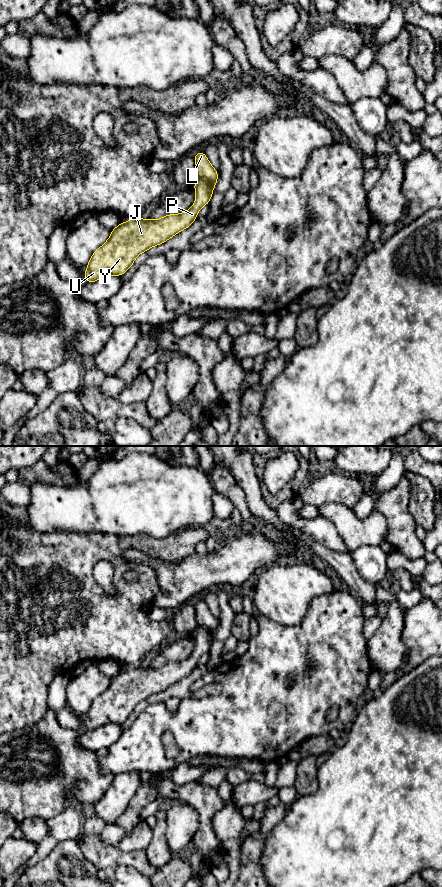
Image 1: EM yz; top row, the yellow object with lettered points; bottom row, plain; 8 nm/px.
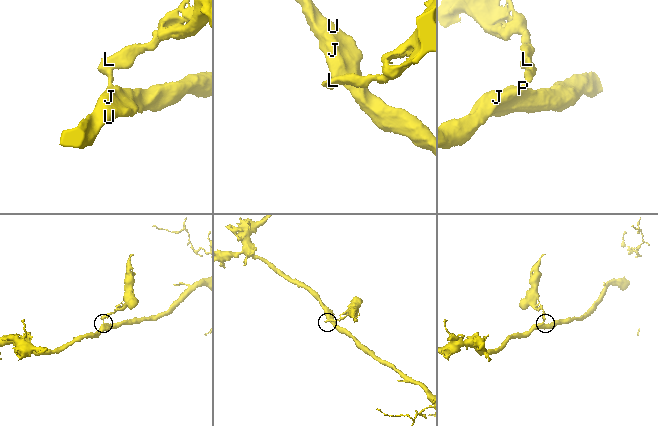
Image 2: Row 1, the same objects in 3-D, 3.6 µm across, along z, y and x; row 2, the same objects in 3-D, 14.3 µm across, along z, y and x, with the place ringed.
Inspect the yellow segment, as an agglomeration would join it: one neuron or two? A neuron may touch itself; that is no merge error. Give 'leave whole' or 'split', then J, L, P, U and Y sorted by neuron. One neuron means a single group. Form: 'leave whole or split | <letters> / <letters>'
split | J P U Y / L

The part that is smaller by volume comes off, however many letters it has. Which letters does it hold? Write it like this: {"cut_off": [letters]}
{"cut_off": ["L"]}

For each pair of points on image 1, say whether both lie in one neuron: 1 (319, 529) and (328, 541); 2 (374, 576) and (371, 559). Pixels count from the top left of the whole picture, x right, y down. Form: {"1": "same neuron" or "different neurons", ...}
{"1": "same neuron", "2": "same neuron"}

